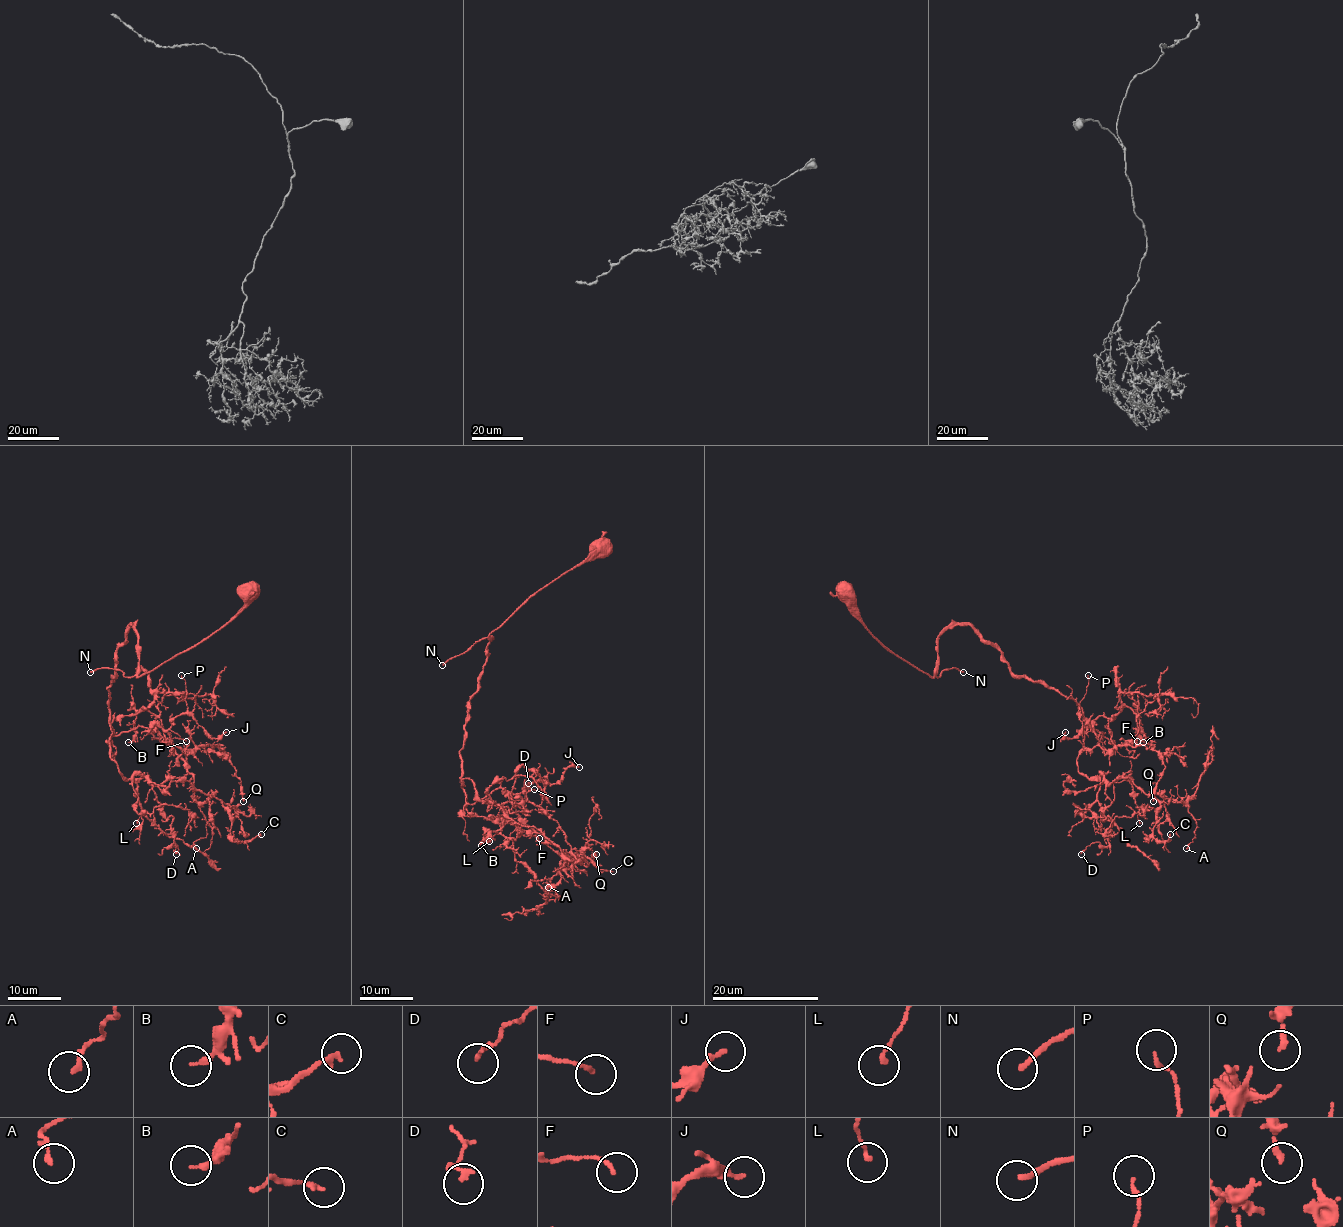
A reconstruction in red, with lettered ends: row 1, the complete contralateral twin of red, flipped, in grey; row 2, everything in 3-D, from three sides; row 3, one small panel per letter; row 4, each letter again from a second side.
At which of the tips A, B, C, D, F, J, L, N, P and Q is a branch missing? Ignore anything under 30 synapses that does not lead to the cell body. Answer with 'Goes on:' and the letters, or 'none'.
Goes on: N

